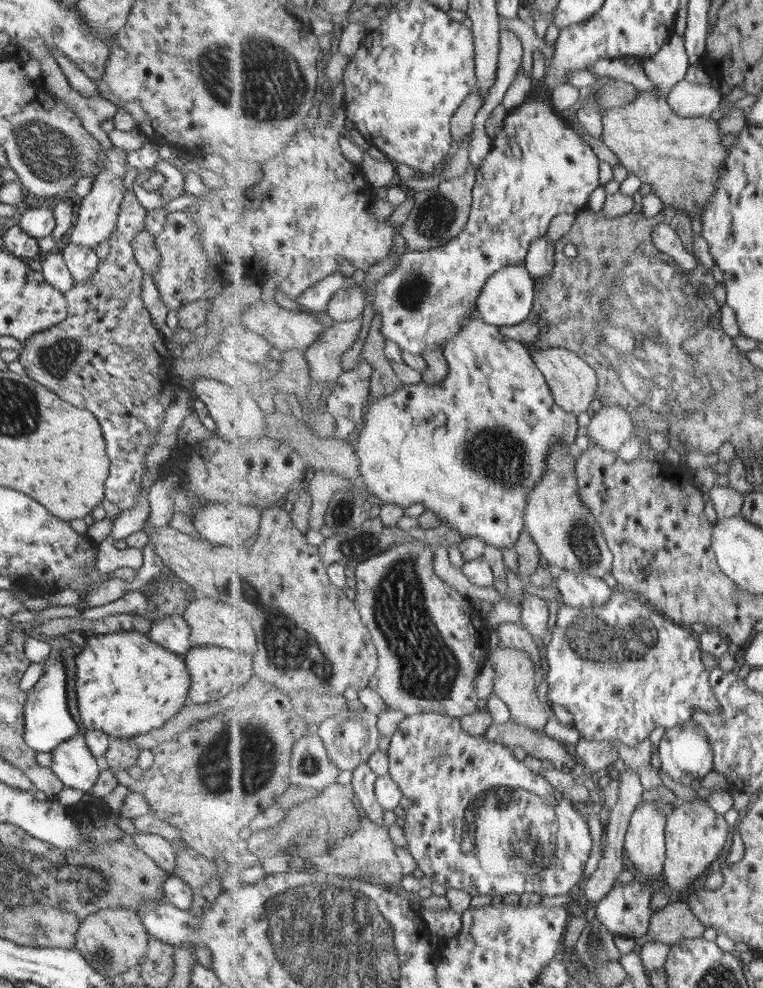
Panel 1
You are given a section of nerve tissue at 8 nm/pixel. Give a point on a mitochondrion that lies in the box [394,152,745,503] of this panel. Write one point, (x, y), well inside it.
(651, 366)

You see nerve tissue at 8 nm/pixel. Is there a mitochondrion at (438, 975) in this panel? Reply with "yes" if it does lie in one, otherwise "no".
no

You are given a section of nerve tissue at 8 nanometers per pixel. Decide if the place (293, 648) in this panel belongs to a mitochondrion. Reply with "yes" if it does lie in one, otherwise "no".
yes

